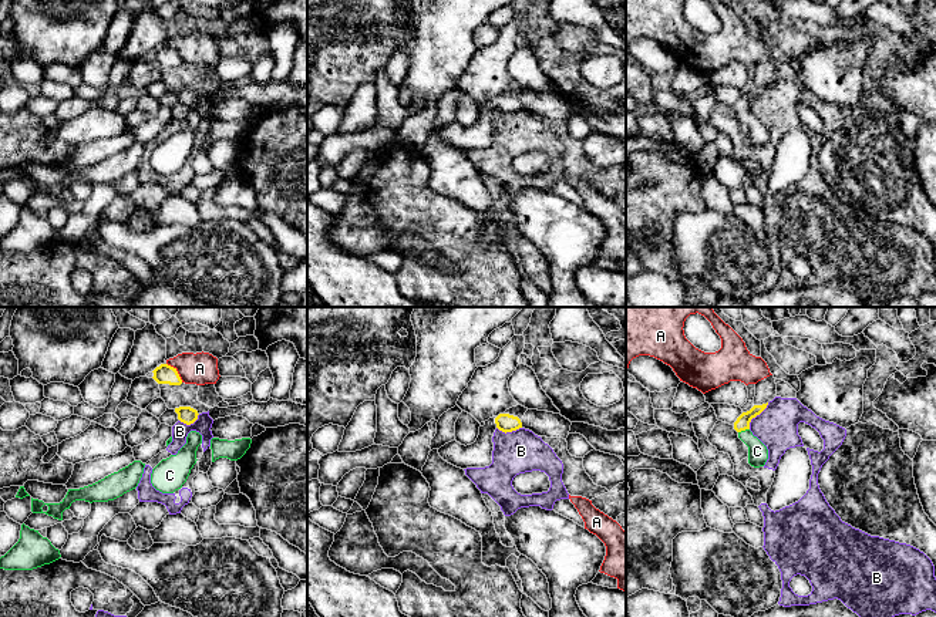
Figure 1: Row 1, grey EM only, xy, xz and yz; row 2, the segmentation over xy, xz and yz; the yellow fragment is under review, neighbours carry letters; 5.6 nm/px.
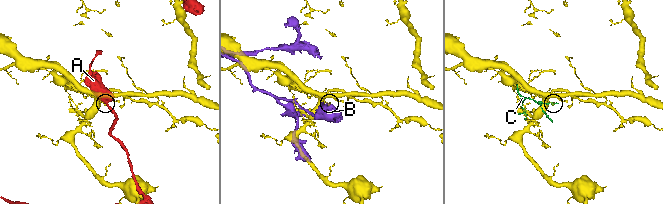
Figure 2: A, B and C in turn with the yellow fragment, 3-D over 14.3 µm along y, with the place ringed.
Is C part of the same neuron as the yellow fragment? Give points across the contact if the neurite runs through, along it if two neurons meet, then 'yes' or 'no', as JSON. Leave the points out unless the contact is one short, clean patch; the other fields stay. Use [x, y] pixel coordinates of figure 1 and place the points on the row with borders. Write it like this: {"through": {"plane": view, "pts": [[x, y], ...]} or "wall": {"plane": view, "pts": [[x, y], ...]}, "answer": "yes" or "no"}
{"wall": {"plane": "yz", "pts": [[748, 428], [738, 432]]}, "answer": "no"}

